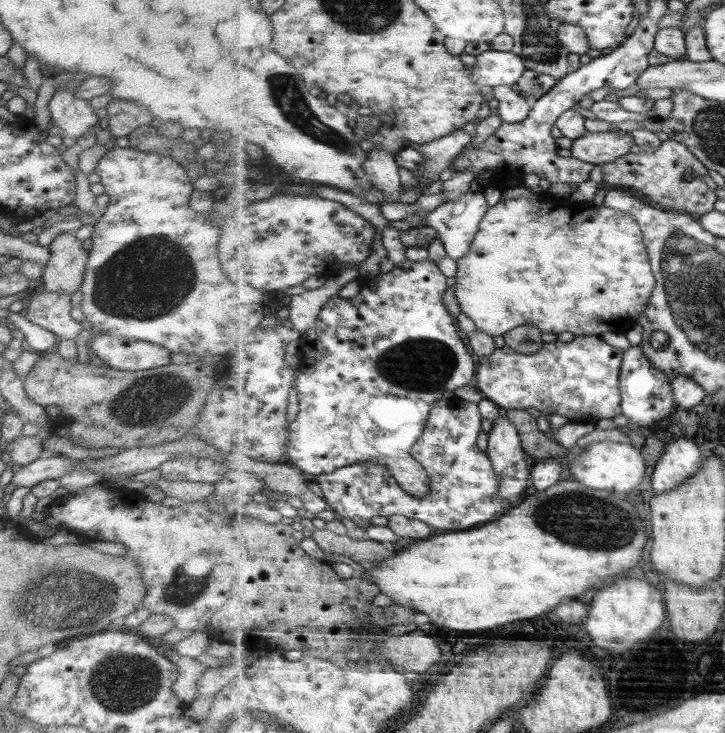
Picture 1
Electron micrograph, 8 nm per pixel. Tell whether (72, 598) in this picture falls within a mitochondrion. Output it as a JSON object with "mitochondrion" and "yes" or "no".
{"mitochondrion":"yes"}

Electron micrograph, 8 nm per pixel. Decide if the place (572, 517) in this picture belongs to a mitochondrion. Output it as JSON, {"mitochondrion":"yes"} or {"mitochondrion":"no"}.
{"mitochondrion":"yes"}

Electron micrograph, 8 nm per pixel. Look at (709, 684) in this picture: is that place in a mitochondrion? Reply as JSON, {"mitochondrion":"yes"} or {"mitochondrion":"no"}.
{"mitochondrion":"no"}

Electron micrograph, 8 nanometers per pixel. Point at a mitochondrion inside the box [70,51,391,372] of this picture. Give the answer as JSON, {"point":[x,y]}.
{"point":[146,281]}

